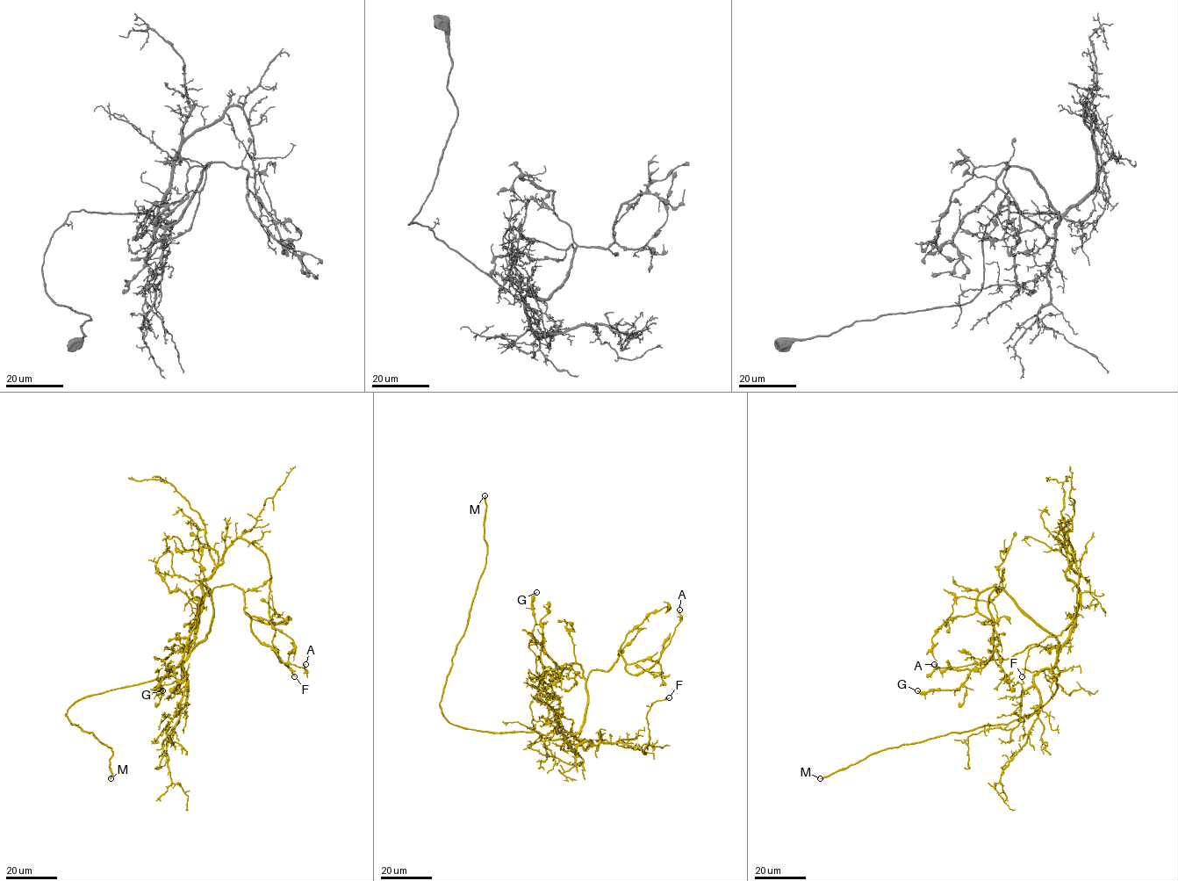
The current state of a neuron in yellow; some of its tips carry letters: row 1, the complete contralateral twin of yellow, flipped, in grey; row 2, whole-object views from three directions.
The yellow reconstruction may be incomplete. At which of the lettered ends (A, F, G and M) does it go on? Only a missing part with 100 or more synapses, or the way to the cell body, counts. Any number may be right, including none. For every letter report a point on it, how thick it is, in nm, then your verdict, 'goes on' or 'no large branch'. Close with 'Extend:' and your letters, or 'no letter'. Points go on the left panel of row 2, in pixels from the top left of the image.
A: place (305, 664); calibre 160 nm; no large branch
F: place (294, 676); calibre 110 nm; no large branch
G: place (162, 690); calibre 170 nm; no large branch
M: place (111, 778); calibre 280 nm; goes on
Extend: M

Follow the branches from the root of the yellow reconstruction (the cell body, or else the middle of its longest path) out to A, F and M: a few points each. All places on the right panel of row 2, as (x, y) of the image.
A: (1059, 671), (1058, 640), (995, 584), (977, 600), (999, 639), (991, 655), (945, 670), (934, 664)
F: (1059, 671), (1079, 602), (1066, 575), (1074, 560), (1067, 538), (1075, 615), (1029, 650), (1022, 676)
M: (1059, 671), (1056, 676), (1056, 690), (1042, 707), (1030, 714), (1007, 724), (982, 725), (883, 749), (820, 778)

